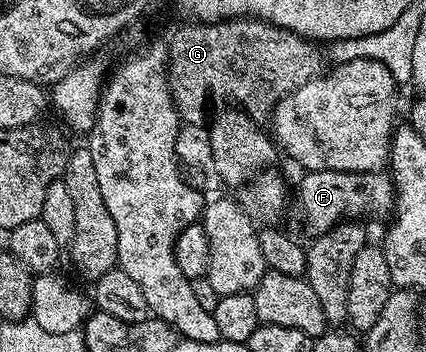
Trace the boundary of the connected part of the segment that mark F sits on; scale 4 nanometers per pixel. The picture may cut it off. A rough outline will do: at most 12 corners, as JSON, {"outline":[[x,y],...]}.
{"outline":[[388,171],[304,173],[297,212],[310,237],[390,219]]}

